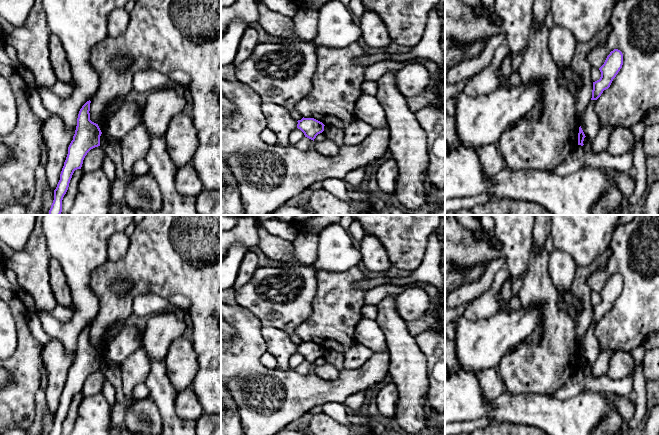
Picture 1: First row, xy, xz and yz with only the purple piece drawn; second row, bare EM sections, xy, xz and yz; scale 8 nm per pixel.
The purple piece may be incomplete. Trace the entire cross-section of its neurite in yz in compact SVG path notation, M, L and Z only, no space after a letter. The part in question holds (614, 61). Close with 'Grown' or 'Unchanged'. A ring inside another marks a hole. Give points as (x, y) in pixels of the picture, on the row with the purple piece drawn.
M614 49L607 56L604 64L599 68L601 77L593 82L592 98L597 100L604 90L608 89L623 65L623 54L620 50Z. Unchanged

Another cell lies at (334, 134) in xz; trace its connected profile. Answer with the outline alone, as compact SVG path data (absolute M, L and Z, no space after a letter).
M324 126L323 133L327 139L336 143L339 148L344 145L344 131L333 126Z

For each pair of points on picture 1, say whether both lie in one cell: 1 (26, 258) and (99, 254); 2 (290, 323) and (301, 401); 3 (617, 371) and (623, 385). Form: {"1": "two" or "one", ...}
{"1": "two", "2": "two", "3": "two"}

